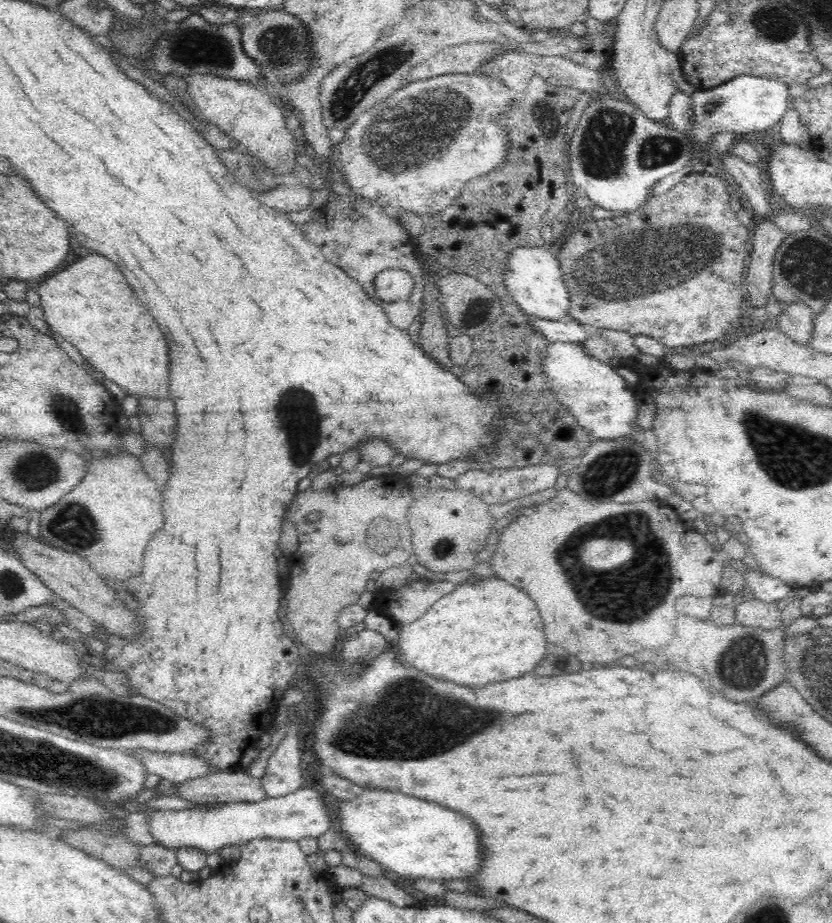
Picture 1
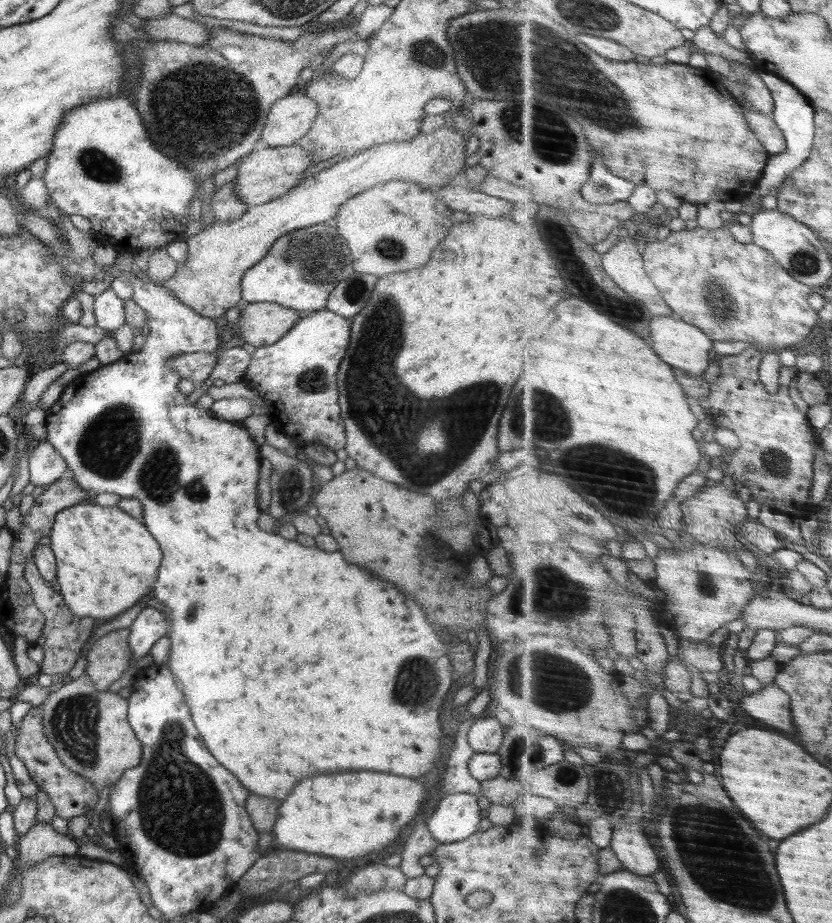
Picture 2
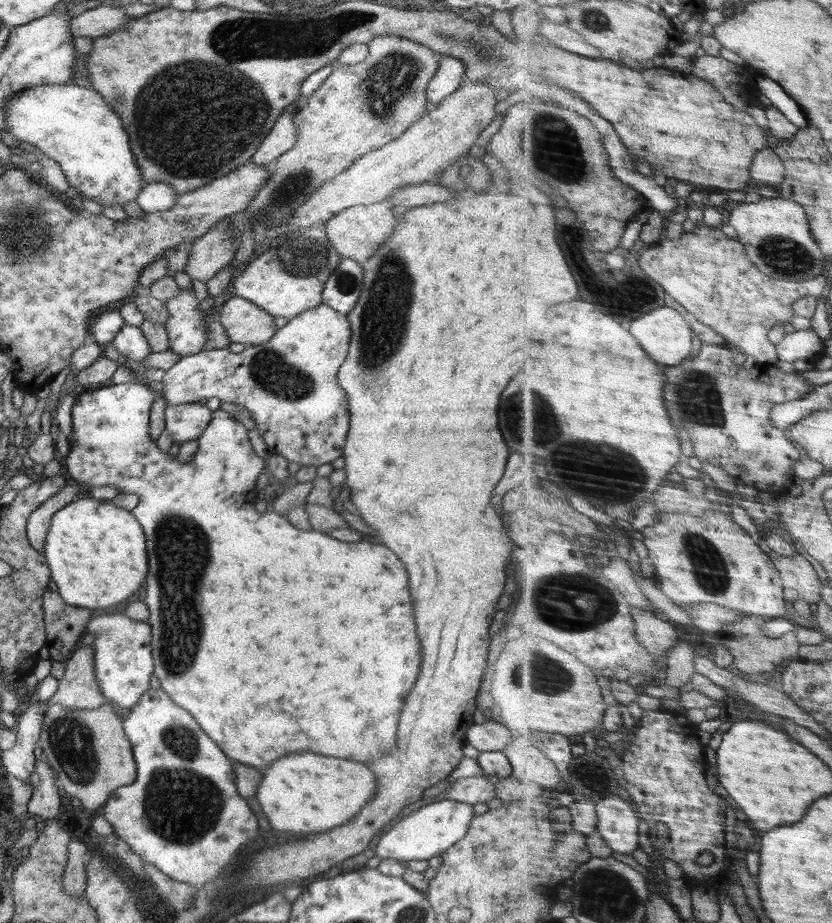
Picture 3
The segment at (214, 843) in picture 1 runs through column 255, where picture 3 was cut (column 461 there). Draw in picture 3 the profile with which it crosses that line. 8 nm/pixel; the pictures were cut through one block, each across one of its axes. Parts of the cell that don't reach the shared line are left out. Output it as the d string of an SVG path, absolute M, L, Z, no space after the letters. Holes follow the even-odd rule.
M442 800L420 810L412 812L394 825L384 830L376 846L376 854L380 859L404 860L430 860L454 846L458 840L466 836L468 828L474 817L473 806L456 800Z

